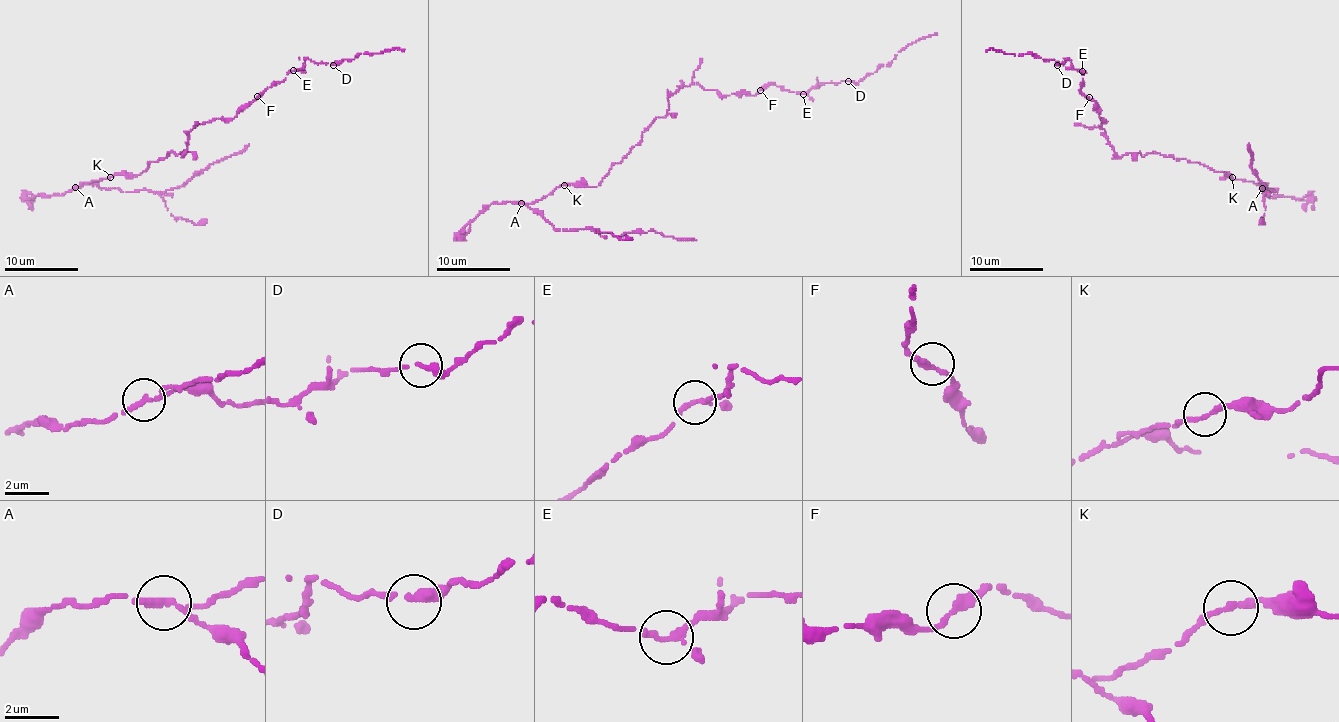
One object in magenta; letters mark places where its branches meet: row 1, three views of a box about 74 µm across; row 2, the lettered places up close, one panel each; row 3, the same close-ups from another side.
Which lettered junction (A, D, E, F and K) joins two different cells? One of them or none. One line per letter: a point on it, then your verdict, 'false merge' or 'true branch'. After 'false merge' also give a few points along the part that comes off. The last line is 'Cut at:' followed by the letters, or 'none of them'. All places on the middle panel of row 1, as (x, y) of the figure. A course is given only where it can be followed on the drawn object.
A: place (521, 203); false merge; course (520, 203), (539, 211), (555, 229), (588, 229), (621, 236), (653, 231), (665, 236), (696, 240)
D: place (848, 81); true branch
E: place (803, 94); true branch
F: place (760, 90); true branch
K: place (564, 185); true branch
Cut at: A

